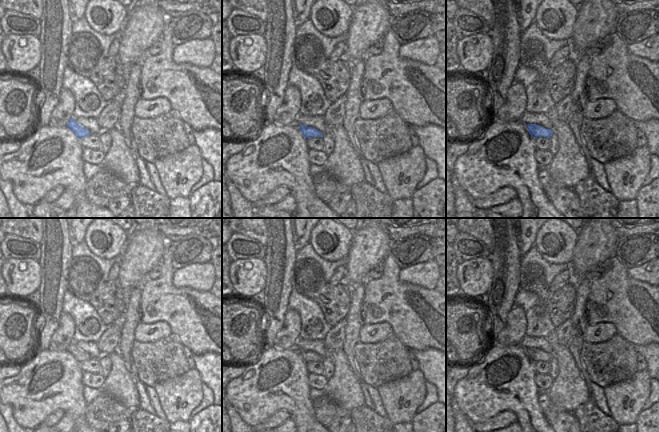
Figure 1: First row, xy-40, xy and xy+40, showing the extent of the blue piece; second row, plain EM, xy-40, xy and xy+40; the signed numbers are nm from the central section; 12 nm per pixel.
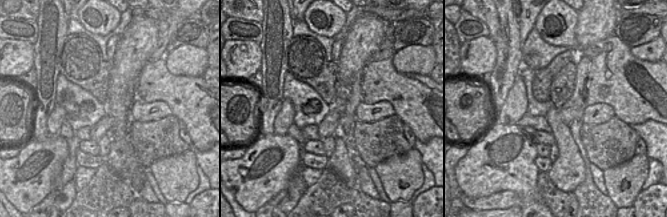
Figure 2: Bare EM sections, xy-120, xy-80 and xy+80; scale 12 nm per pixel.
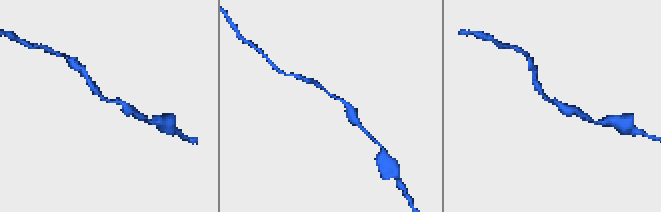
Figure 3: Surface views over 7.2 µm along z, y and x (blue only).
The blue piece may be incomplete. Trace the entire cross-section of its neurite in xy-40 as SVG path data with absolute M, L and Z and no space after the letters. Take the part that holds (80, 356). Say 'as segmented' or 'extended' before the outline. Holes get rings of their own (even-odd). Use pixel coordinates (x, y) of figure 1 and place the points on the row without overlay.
as segmented | M71 342L71 344L68 346L67 351L78 361L79 363L82 363L86 360L91 359L91 357L84 352L82 349L79 349L74 342Z

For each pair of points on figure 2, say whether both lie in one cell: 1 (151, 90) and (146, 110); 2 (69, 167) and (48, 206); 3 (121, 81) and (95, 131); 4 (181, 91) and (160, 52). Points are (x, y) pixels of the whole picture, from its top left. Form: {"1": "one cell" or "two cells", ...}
{"1": "two cells", "2": "one cell", "3": "two cells", "4": "two cells"}

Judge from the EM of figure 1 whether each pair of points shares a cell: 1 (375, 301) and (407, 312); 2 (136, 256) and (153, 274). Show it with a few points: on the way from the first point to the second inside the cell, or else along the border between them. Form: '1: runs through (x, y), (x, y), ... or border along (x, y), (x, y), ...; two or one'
1: runs through (383, 301), (399, 304); one
2: border along (160, 261), (148, 272), (146, 278); two

